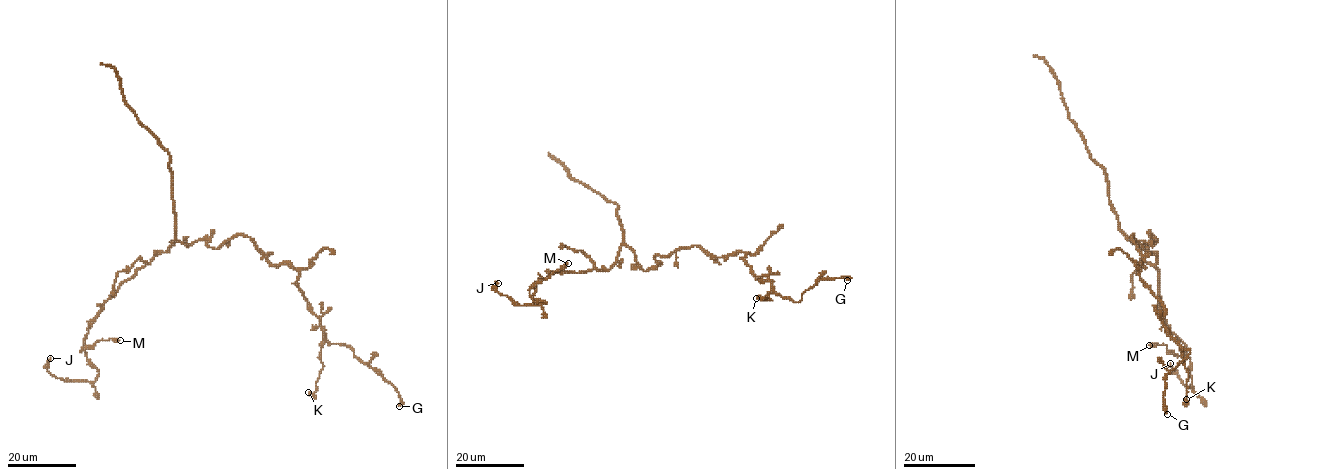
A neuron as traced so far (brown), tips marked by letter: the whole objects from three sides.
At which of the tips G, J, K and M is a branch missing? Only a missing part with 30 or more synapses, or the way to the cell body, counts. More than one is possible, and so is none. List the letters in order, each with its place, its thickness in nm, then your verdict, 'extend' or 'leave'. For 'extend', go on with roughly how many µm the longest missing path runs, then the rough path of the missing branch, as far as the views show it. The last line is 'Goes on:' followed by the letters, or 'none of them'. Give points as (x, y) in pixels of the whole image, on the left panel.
G: place (399, 406); calibre 360 nm; leave
J: place (50, 358); calibre 180 nm; leave
K: place (308, 392); calibre 320 nm; leave
M: place (120, 340); calibre 180 nm; leave
Goes on: none of them

